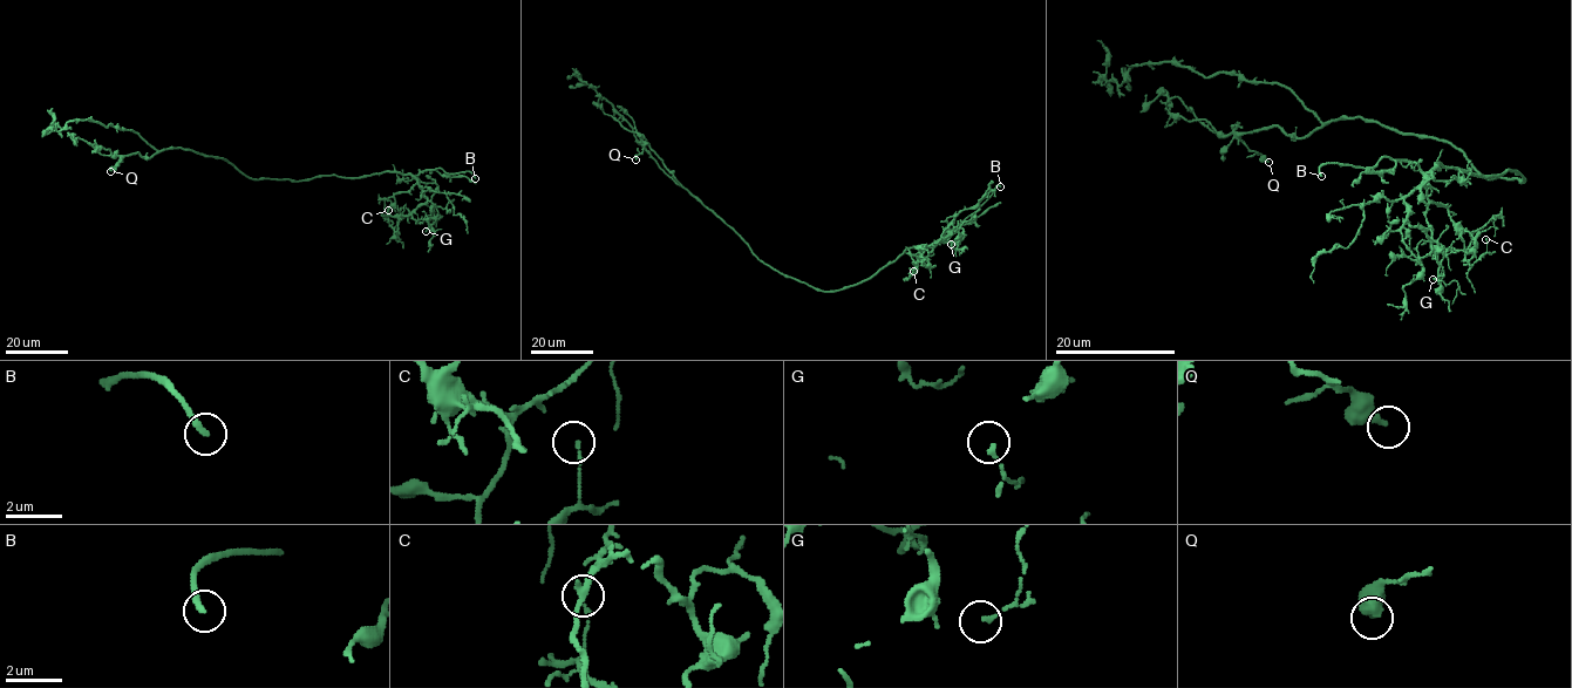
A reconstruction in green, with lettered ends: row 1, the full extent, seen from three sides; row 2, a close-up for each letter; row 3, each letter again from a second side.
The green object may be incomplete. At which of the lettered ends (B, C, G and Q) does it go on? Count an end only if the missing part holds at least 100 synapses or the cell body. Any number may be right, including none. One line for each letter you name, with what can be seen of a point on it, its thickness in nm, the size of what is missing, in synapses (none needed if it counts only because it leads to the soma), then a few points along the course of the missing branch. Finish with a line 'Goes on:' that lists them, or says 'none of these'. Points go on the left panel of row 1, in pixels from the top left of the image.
B: Place: (475, 178). Thickness 240 nm
Goes on: B

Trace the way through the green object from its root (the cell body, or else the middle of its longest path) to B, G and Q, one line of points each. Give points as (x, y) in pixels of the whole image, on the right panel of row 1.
B: (1476, 170), (1523, 182), (1516, 171), (1474, 176), (1437, 163), (1423, 172), (1389, 157), (1325, 163), (1321, 176)
G: (1476, 170), (1523, 182), (1516, 171), (1474, 176), (1436, 165), (1421, 189), (1443, 256), (1433, 279)
Q: (1476, 170), (1444, 141), (1362, 117), (1331, 120), (1300, 138), (1277, 125), (1243, 131), (1240, 140), (1268, 162)

